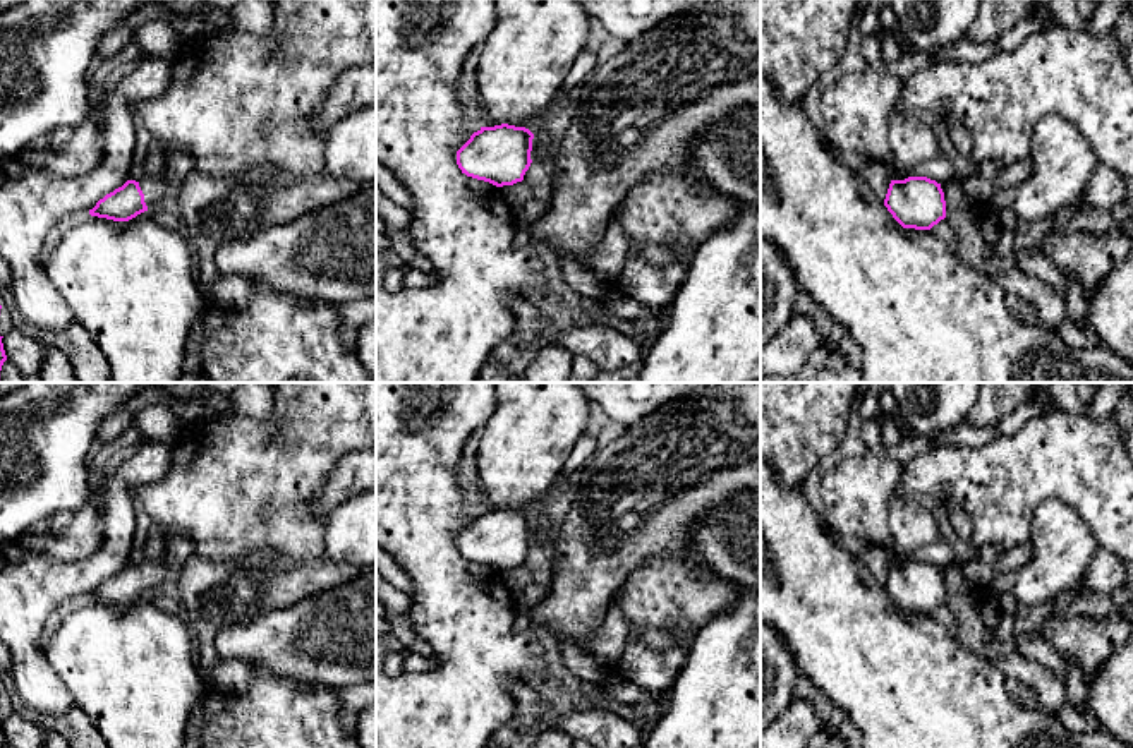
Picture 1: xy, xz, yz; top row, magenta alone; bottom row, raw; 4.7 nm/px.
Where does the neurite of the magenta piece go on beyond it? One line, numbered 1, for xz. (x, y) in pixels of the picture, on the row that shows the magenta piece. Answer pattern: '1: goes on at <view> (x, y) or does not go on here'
1: does not go on here

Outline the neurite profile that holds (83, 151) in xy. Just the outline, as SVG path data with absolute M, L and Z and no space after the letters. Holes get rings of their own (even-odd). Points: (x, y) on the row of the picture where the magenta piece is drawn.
M89 115L72 137L57 148L31 148L19 154L31 166L60 177L79 177L94 170L103 158L103 132L100 122Z

